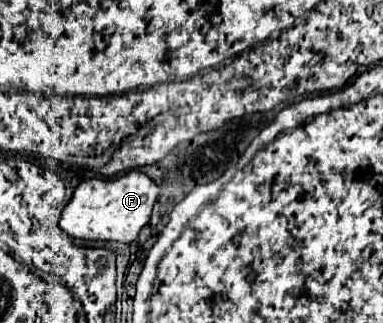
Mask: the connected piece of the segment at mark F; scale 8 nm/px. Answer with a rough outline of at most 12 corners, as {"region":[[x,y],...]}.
{"region":[[140,171],[82,181],[60,227],[84,241],[132,243],[156,183]]}

